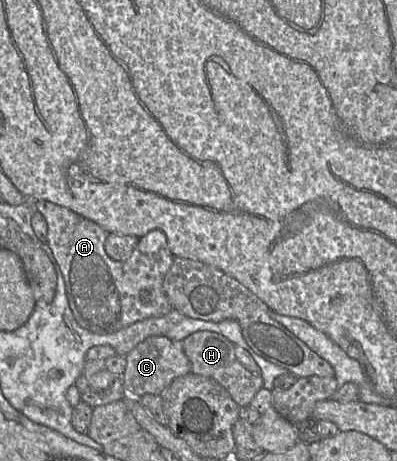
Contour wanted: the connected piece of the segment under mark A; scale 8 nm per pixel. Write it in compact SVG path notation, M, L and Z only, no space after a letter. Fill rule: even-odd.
M37 200L34 206L46 220L47 243L62 272L69 306L80 327L94 334L108 335L135 322L165 316L173 309L162 284L174 256L161 230L152 230L139 238L128 259L115 261L105 251L108 233L94 221L50 201ZM142 290L151 293L149 304L141 302Z

